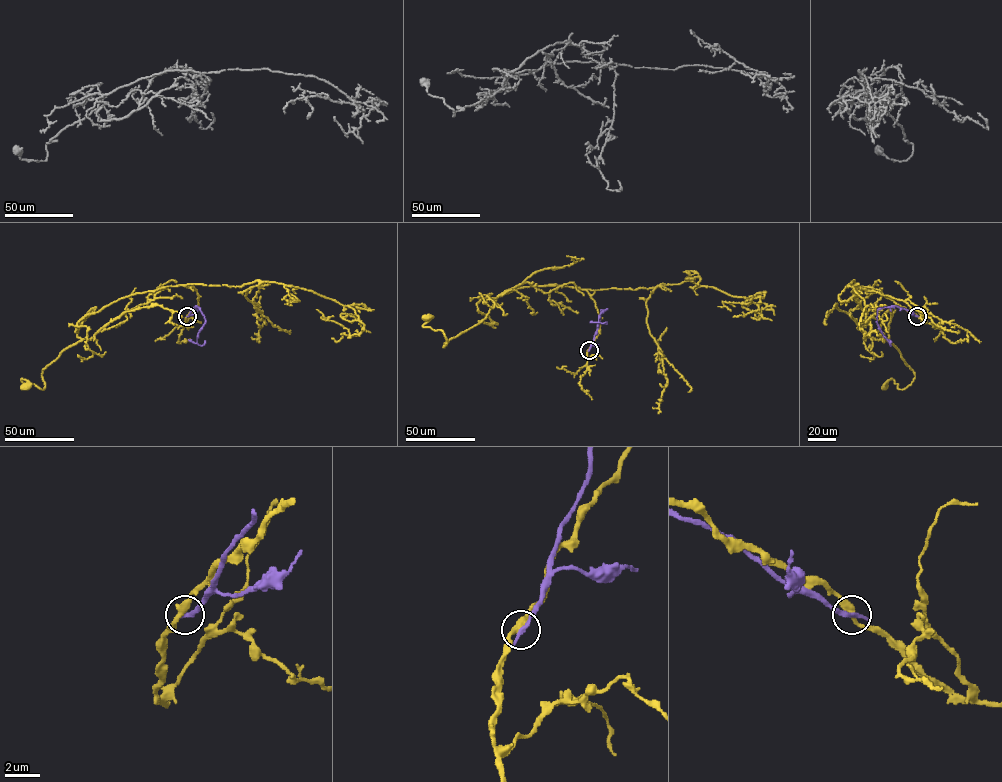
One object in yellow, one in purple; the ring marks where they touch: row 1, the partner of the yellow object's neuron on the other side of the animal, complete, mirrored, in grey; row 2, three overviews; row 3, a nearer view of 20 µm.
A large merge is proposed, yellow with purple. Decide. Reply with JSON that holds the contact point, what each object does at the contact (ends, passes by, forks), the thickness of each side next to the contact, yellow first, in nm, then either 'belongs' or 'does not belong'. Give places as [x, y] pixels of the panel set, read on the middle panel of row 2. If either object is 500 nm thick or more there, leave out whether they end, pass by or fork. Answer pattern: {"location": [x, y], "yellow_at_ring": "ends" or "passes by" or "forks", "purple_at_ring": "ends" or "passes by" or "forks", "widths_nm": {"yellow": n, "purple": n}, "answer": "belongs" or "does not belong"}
{"location": [589, 350], "yellow_at_ring": "passes by", "purple_at_ring": "ends", "widths_nm": {"yellow": 400, "purple": 300}, "answer": "does not belong"}

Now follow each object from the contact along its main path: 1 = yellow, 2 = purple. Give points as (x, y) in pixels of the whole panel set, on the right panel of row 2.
1: (917, 316), (854, 287), (871, 331), (891, 307), (887, 340), (915, 375), (884, 387)
2: (917, 316), (897, 306), (880, 307), (876, 322), (890, 345), (891, 341)

